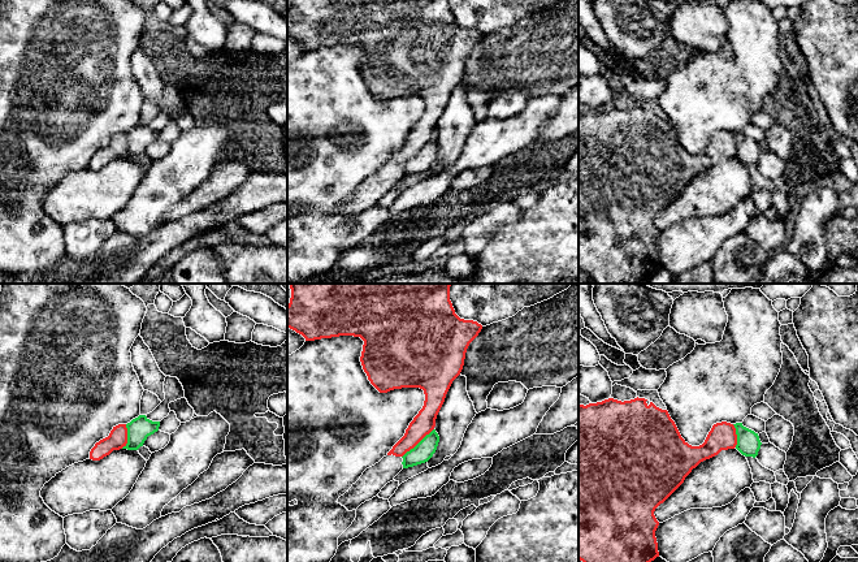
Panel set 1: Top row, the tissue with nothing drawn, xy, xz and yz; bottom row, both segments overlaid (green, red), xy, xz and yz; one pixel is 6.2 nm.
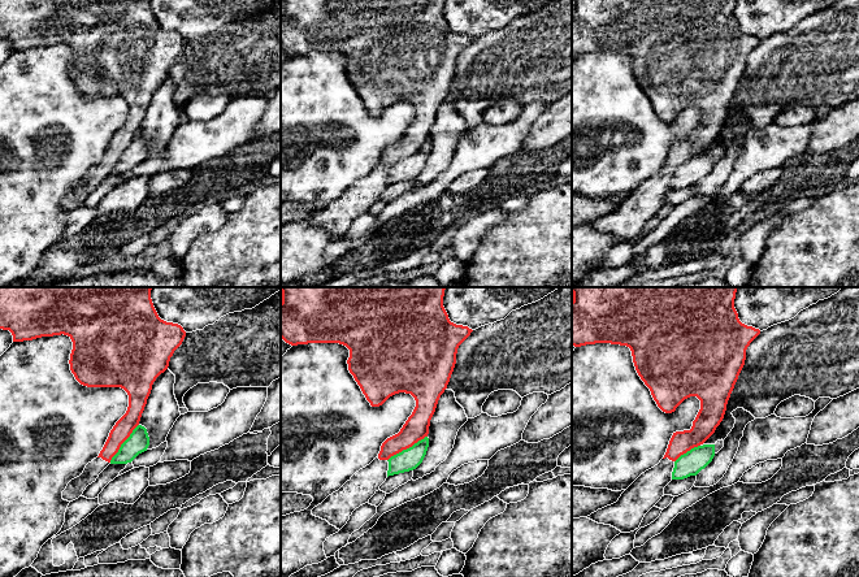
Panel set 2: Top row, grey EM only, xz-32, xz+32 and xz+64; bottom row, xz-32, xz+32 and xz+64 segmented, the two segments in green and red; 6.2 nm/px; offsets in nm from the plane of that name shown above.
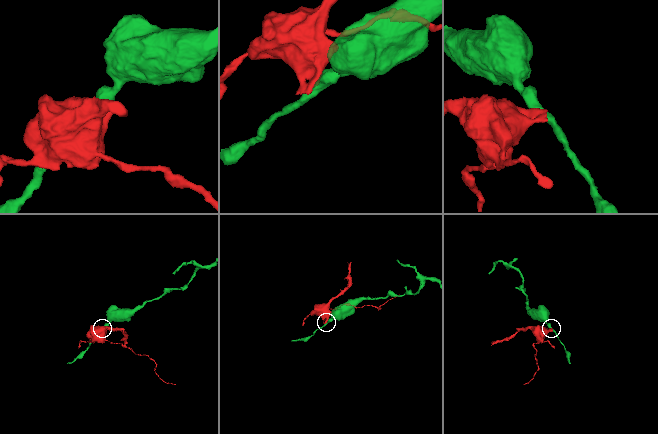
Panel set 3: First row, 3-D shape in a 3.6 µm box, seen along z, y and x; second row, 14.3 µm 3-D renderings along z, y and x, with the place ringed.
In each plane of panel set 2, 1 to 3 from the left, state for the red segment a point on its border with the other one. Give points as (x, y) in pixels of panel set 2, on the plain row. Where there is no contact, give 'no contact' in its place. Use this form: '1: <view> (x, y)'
1: xz-32 (122, 152)
2: xz+32 (407, 157)
3: xz+64 (688, 160)

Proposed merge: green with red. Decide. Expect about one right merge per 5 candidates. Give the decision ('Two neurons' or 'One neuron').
Two neurons

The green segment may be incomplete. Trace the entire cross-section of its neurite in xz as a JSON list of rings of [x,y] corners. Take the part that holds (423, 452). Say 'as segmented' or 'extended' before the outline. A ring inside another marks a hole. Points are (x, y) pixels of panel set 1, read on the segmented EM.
as segmented; [[[433,429],[413,449],[407,451],[402,457],[403,468],[413,467],[428,462],[436,453],[438,442],[439,442],[439,436],[436,432],[436,429]]]

